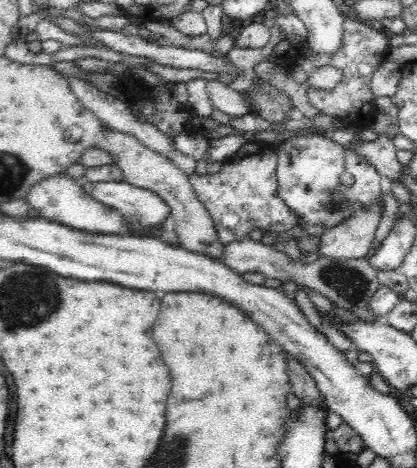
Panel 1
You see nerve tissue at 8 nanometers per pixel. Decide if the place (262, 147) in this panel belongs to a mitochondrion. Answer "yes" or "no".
no

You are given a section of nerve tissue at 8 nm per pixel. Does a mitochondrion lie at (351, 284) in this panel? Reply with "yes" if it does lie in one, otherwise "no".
yes

